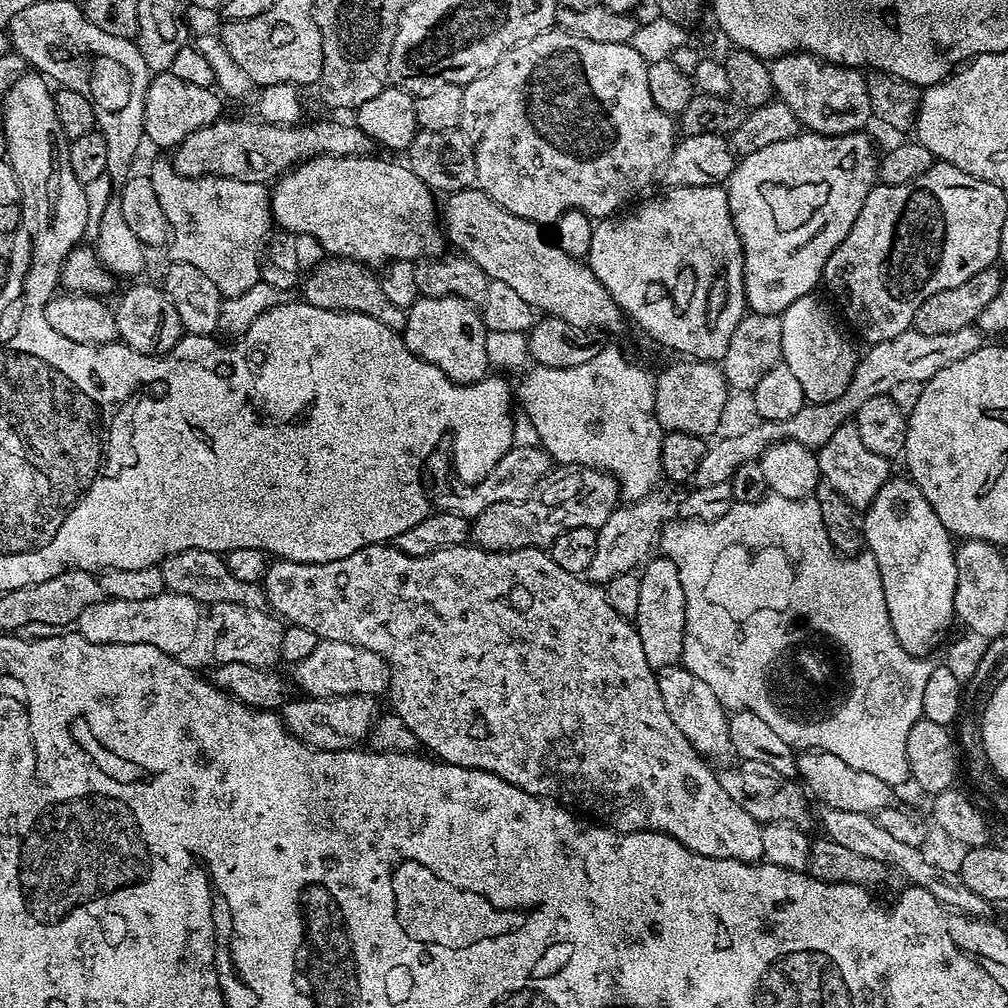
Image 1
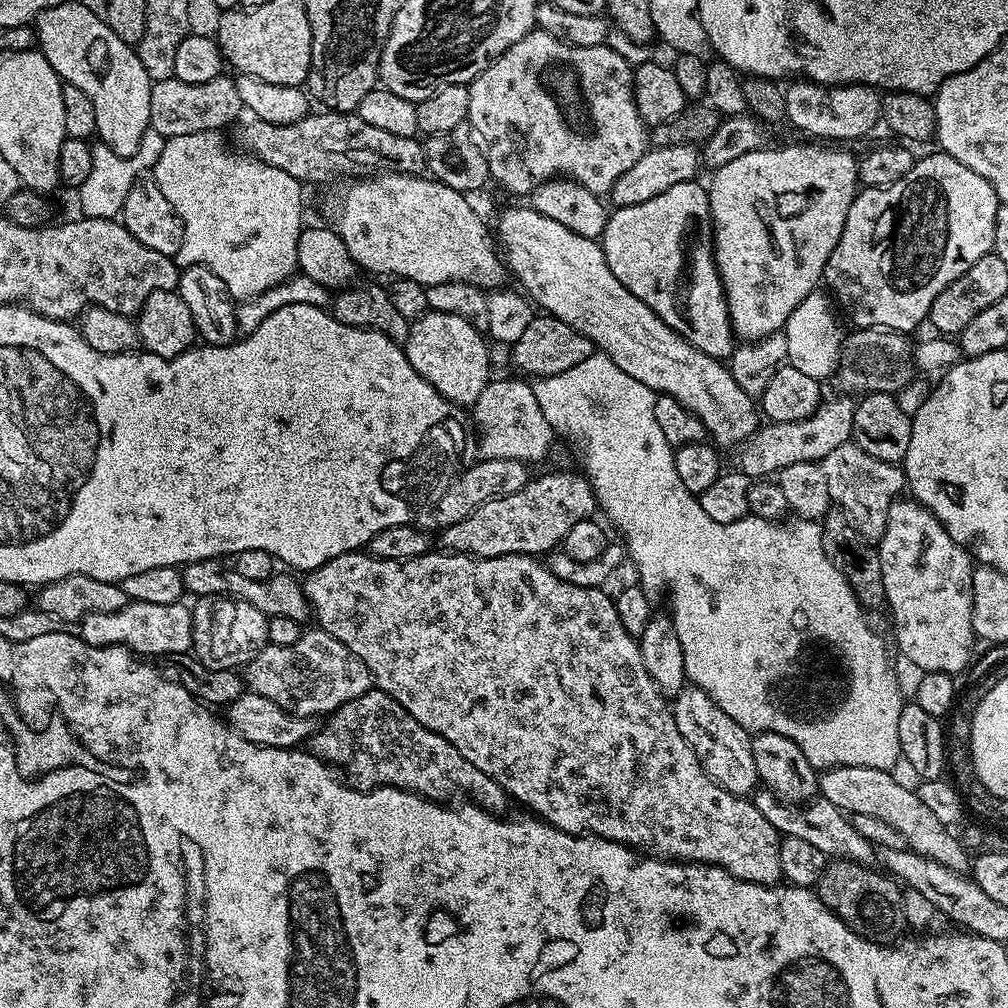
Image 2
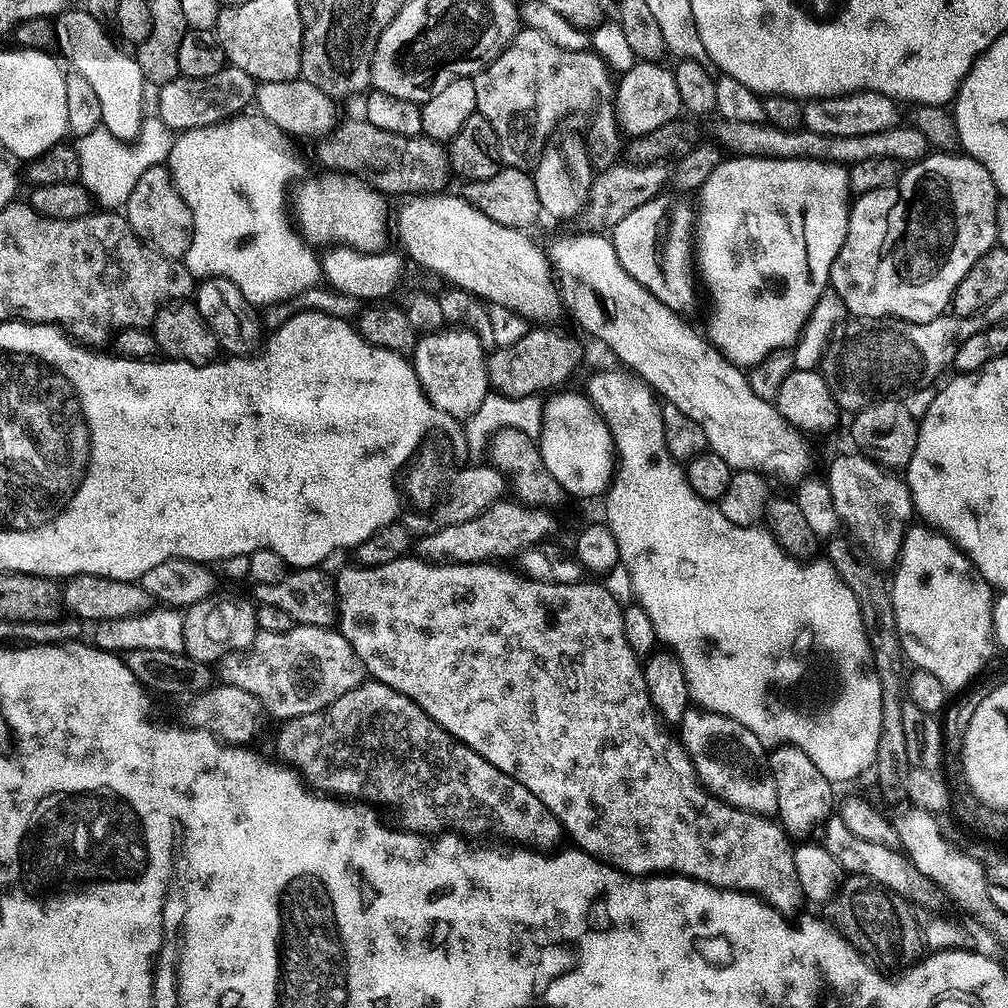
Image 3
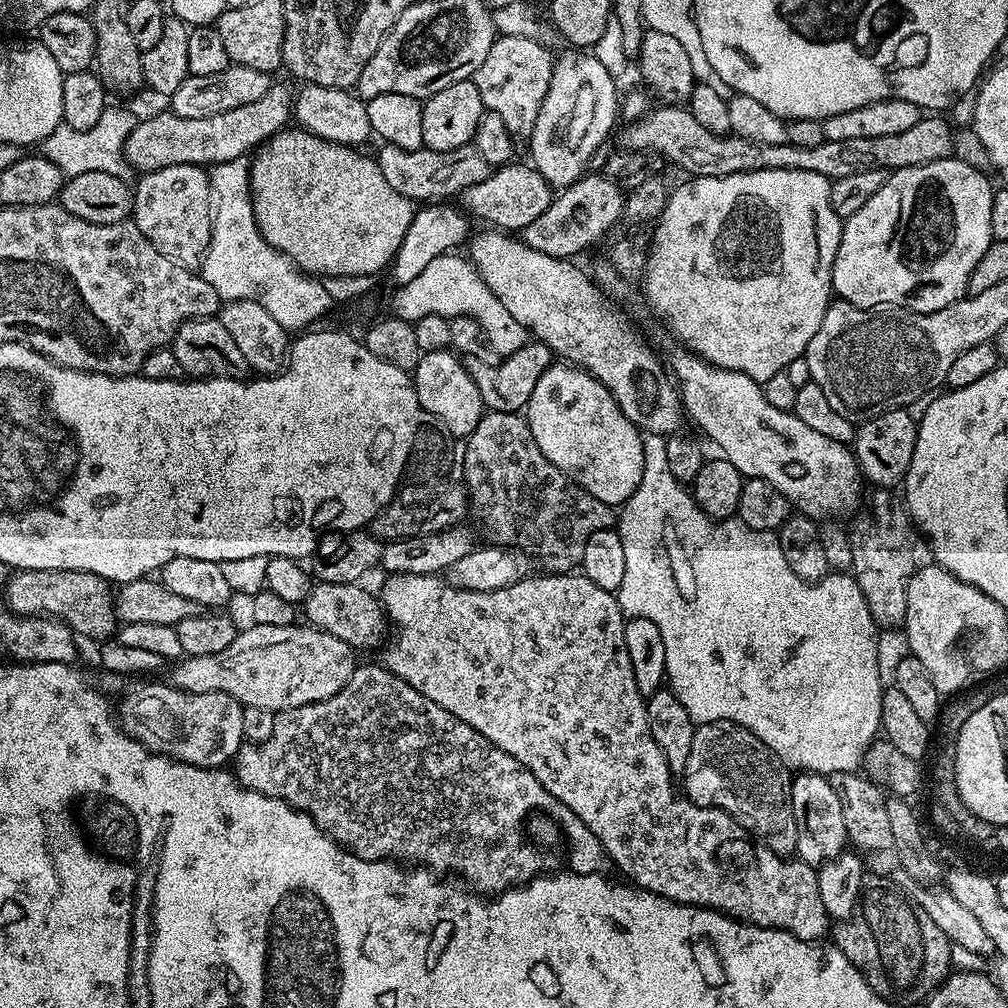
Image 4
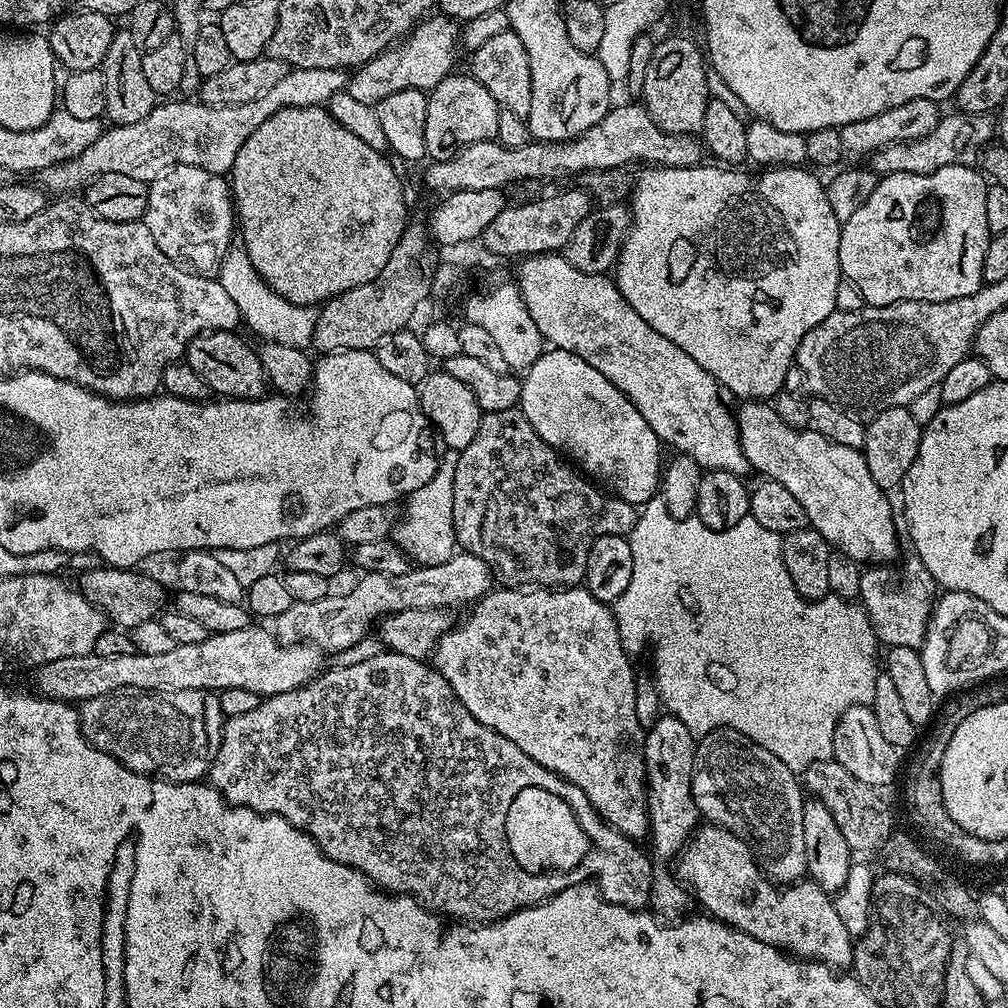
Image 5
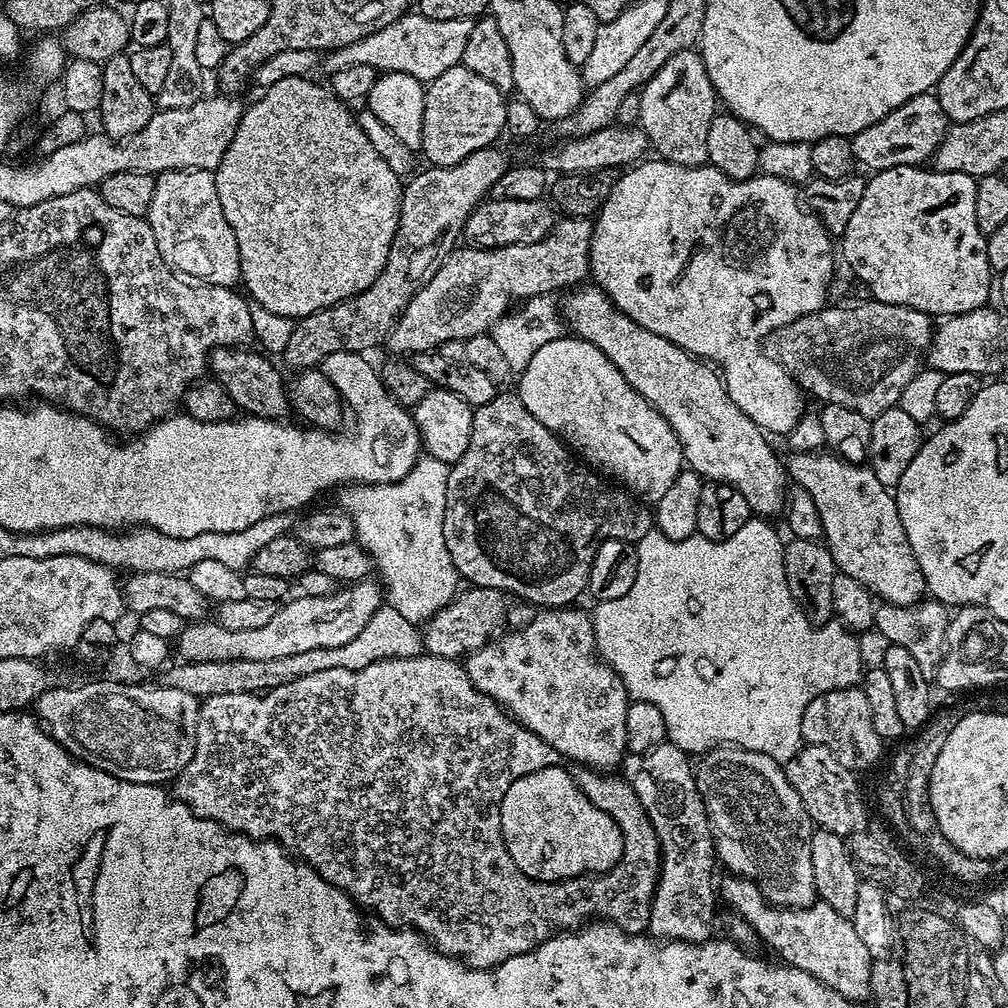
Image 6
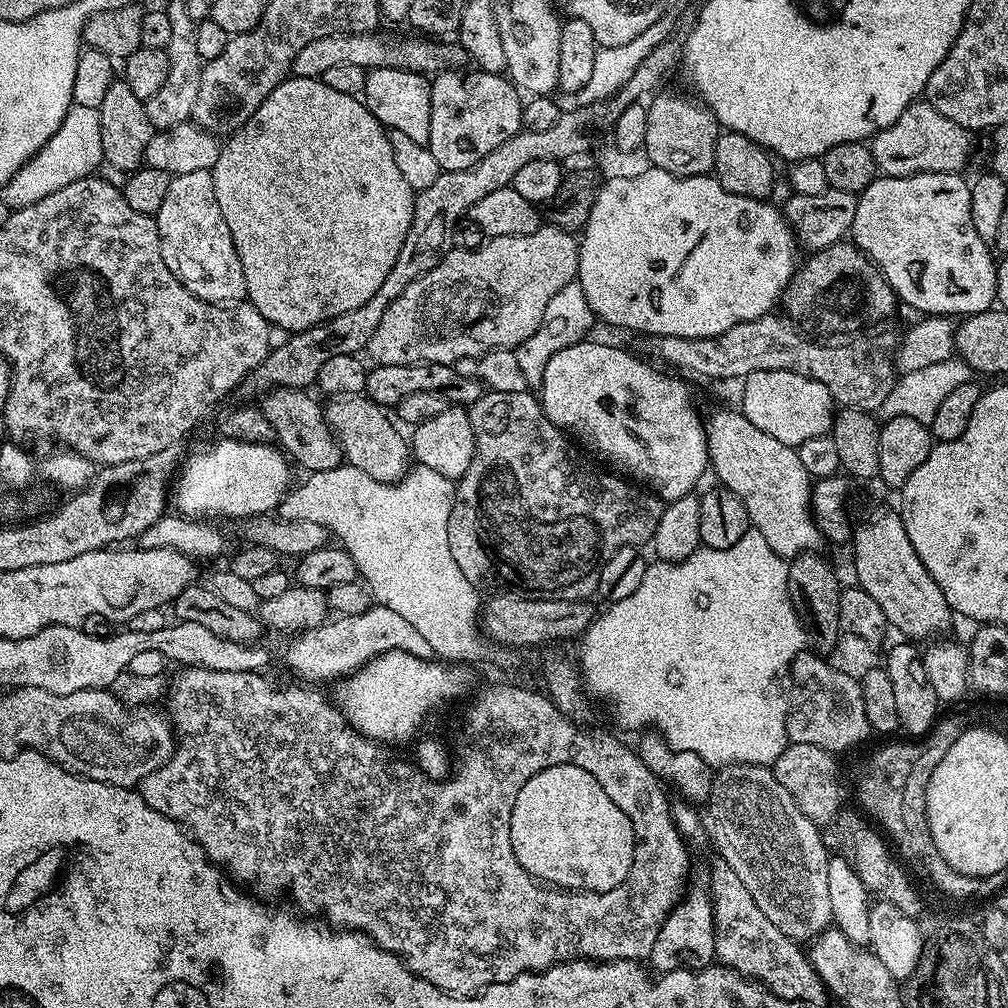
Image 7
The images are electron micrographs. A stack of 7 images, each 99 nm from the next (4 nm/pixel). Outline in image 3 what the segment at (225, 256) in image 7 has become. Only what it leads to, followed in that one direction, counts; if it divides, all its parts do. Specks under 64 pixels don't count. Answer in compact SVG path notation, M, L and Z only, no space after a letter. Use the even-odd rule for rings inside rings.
M164 164L150 166L150 170L138 178L126 205L126 219L136 237L160 255L183 258L188 253L192 241L192 211L188 203L176 193L172 173Z

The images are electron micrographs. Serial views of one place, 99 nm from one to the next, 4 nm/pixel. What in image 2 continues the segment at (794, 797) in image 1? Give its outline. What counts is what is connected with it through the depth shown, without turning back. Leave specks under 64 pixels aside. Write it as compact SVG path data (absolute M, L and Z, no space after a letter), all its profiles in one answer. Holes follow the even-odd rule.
M764 786L751 793L752 805L766 817L766 822L774 826L784 836L802 838L802 842L810 842L814 850L818 850L826 858L849 860L855 864L871 865L874 860L874 845L858 830L854 830L851 819L840 811L834 802L823 798L813 798L804 803L781 802L771 788Z

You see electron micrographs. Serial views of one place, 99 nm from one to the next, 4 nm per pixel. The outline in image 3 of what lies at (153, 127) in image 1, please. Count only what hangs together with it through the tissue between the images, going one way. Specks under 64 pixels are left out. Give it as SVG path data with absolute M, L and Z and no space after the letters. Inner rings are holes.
M231 66L218 70L218 74L210 74L210 78L186 78L179 75L159 85L160 97L156 100L155 111L166 127L172 129L173 133L181 134L211 124L222 124L241 115L247 109L244 107L253 103L257 87L257 81L252 80L246 70Z

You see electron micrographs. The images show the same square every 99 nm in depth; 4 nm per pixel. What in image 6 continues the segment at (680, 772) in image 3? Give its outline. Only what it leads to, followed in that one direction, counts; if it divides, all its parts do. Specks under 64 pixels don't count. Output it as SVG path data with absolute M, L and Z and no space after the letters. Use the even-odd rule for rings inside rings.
M565 606L562 608L550 608L540 610L536 617L529 624L521 626L517 632L509 631L507 634L501 635L495 642L479 648L477 652L471 653L467 657L466 667L470 682L482 694L486 694L491 700L495 700L513 720L520 724L525 724L534 734L538 734L538 738L542 738L554 749L557 757L568 760L577 760L580 764L589 764L592 768L608 768L604 770L616 770L620 763L623 762L624 756L628 752L628 731L626 730L626 710L630 703L630 697L626 686L622 682L622 678L600 659L599 652L596 651L596 634L592 625L591 615L587 611L576 608L580 606ZM731 874L725 875L725 877L725 880L719 881L718 884L719 899L723 903L725 900L736 911L735 915L739 919L745 920L756 931L757 937L761 941L766 940L769 946L780 955L777 957L783 963L818 978L818 982L830 986L830 990L842 994L842 998L853 1002L864 1000L867 996L869 999L874 958L866 950L862 938L858 938L858 930L854 930L849 917L838 914L838 910L832 909L829 904L823 902L811 904L808 908L778 908L764 899L758 886L752 880L745 880L742 876Z

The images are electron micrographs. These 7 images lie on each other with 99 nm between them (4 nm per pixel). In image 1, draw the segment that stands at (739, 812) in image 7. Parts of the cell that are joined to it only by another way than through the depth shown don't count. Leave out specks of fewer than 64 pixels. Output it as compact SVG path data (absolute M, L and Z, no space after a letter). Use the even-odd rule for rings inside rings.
M683 666L665 668L659 673L660 693L662 702L666 706L666 714L670 714L670 722L682 730L686 742L694 746L694 750L709 762L724 760L733 755L730 742L729 713L718 702L718 697L712 693L710 686L702 682L702 678L690 674L690 670Z

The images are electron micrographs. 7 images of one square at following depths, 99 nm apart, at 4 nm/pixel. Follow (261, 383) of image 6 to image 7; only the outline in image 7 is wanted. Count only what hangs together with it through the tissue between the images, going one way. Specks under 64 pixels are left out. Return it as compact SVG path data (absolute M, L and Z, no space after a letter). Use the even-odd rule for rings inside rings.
M273 388L258 404L266 422L270 422L275 439L280 439L279 447L295 463L297 460L308 474L334 470L342 462L340 442L335 432L328 427L325 405L319 404L310 393L311 391L298 388Z

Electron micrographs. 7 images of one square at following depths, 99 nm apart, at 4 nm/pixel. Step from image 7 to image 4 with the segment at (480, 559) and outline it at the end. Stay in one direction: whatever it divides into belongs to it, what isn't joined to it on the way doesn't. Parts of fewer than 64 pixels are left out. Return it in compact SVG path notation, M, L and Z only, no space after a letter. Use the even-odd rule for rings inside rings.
M485 411L484 416L478 422L478 426L474 426L474 430L466 438L465 444L468 445L464 448L464 480L462 480L462 484L467 491L471 515L476 515L476 520L480 523L485 538L488 539L485 541L489 545L500 544L503 548L516 548L520 552L525 552L539 567L540 564L544 567L541 569L545 573L568 574L579 569L582 562L582 550L586 550L586 542L590 542L590 534L613 527L614 512L610 505L606 502L598 502L598 498L594 498L589 492L579 488L571 478L562 474L562 470L558 470L558 466L551 464L546 458L546 454L542 454L542 450L538 450L538 442L534 442L534 434L530 434L530 426L523 415L515 412Z

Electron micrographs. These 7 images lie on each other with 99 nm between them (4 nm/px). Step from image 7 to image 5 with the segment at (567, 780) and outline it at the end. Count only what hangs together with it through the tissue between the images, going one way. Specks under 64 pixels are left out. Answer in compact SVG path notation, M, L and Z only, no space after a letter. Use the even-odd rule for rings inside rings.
M548 786L524 788L510 802L506 814L508 855L528 872L565 874L572 872L588 852L588 836L576 817L576 812Z

